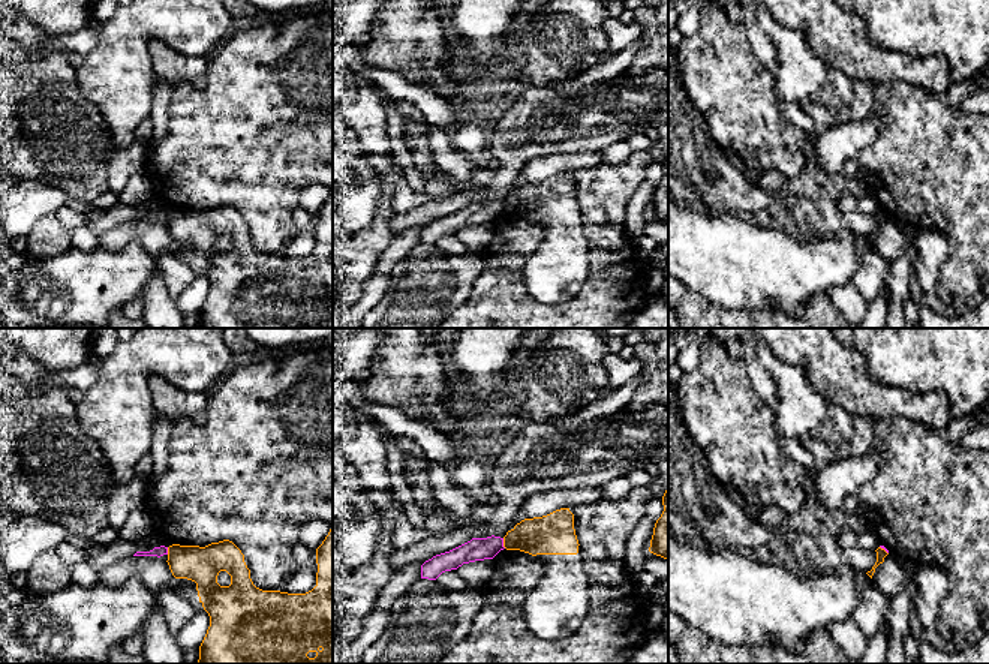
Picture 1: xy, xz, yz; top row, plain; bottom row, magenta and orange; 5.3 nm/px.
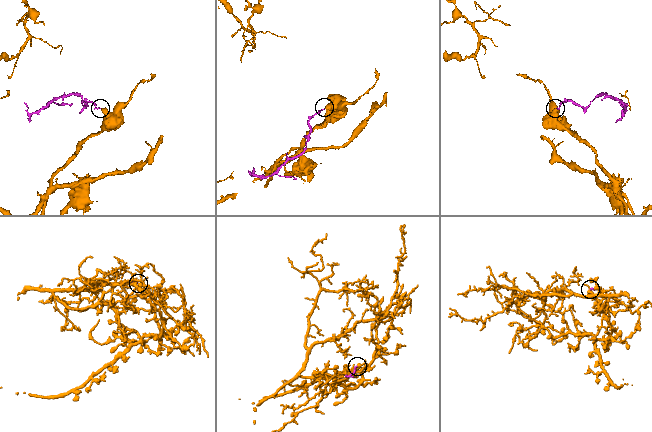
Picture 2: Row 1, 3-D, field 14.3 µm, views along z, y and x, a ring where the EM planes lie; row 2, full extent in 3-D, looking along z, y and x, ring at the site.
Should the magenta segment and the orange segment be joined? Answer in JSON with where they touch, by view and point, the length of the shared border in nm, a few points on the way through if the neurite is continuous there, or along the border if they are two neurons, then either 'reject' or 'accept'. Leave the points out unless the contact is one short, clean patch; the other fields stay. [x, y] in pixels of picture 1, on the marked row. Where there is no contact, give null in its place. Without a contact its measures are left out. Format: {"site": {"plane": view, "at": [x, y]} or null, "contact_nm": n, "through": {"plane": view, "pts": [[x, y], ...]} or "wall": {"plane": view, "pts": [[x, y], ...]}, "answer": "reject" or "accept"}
{"site": {"plane": "xz", "at": [502, 543]}, "contact_nm": 60, "wall": {"plane": "xz", "pts": [[502, 538], [505, 547]]}, "answer": "reject"}

